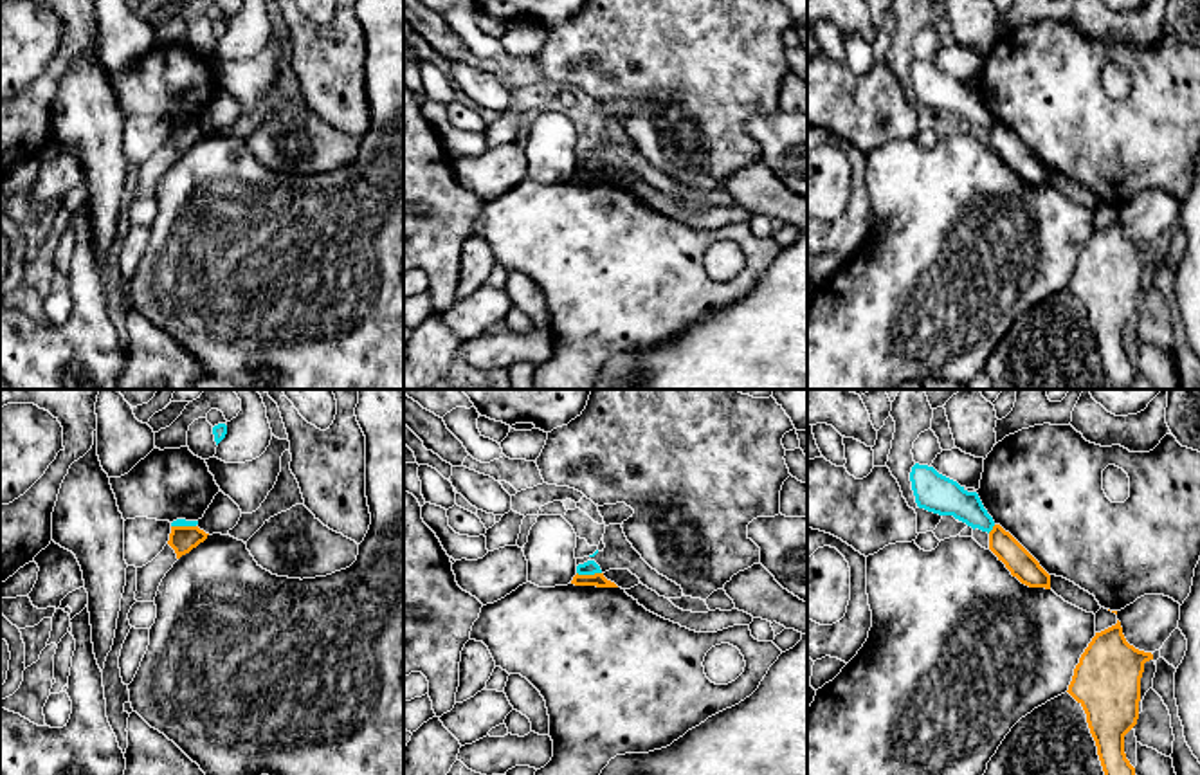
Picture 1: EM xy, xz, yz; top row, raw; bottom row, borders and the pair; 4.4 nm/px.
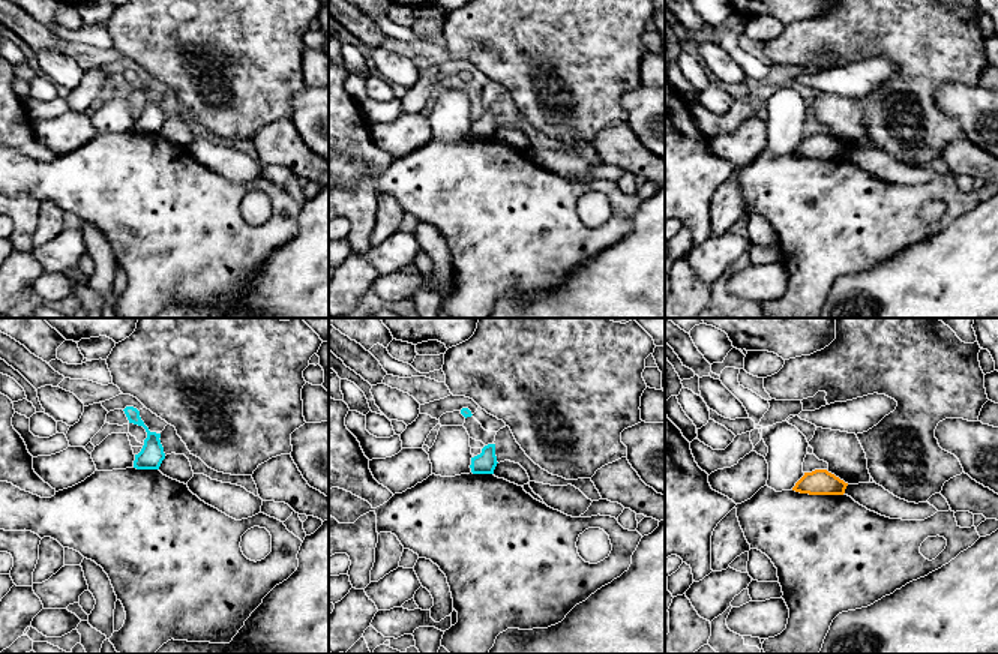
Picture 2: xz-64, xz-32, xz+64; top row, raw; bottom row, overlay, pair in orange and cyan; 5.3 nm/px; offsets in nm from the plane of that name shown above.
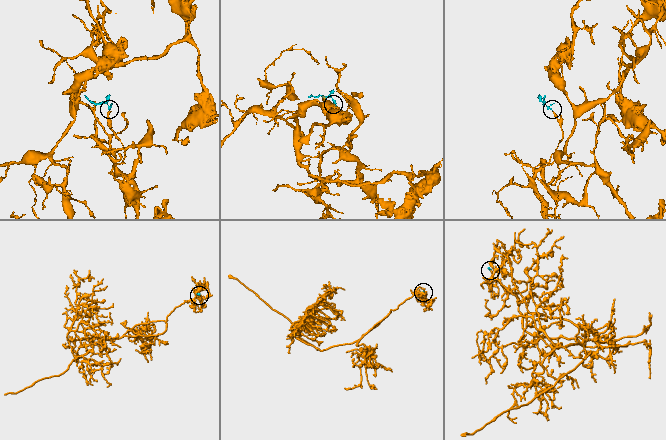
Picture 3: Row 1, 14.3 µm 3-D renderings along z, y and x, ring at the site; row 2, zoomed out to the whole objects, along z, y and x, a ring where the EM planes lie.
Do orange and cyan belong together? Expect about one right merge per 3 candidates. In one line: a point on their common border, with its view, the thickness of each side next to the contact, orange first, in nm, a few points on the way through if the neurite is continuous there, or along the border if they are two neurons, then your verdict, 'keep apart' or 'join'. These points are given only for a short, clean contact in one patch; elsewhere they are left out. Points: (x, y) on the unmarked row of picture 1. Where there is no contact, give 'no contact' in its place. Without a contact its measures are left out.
meets orange in xz at (590, 172); 60 nm thick on the orange side, 60 nm on the other; border along xz (577, 168), (600, 170); keep apart

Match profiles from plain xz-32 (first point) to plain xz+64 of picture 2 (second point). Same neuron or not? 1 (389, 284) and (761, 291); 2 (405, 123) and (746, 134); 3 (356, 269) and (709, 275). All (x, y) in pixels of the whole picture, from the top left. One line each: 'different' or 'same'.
1: same
2: same
3: different

